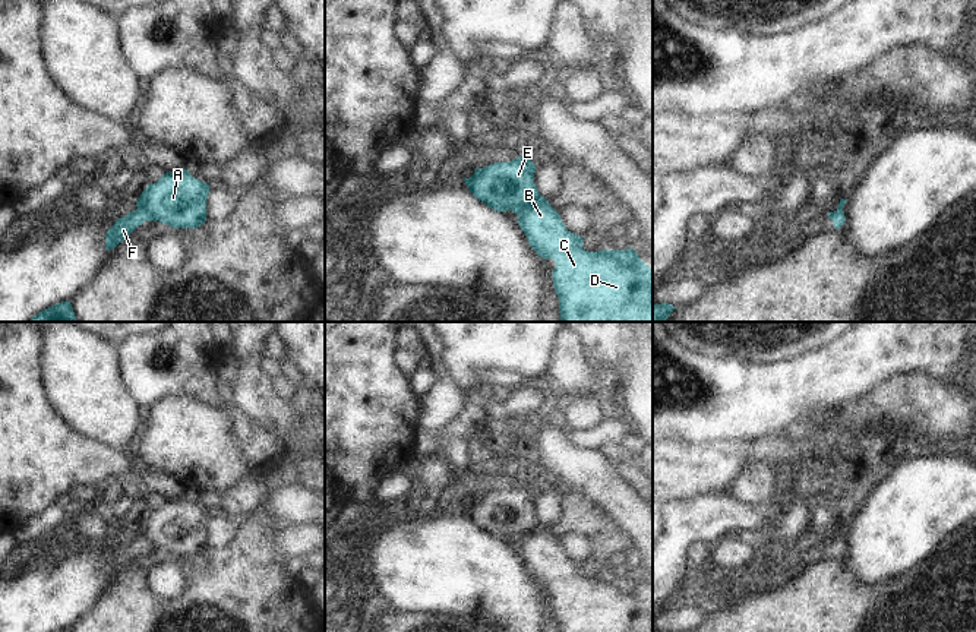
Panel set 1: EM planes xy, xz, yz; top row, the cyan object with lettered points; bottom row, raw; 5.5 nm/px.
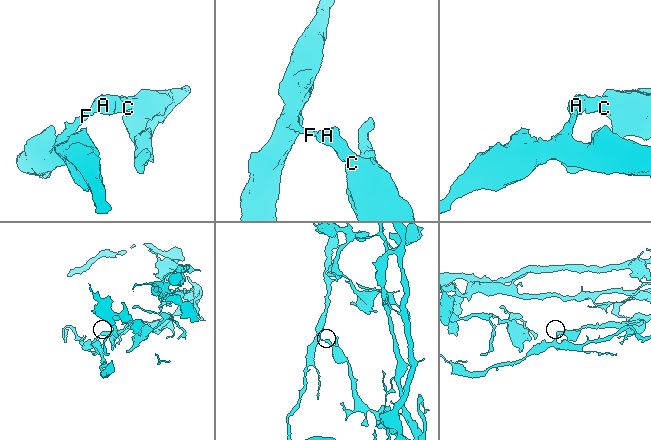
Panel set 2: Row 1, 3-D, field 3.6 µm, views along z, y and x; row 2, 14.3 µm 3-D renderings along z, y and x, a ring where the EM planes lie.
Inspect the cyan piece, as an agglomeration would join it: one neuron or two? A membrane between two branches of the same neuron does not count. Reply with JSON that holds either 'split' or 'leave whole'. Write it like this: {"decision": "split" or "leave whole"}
{"decision": "split"}

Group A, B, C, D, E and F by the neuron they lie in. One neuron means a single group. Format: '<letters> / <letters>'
A B C D E / F

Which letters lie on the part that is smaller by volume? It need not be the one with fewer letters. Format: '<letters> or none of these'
F.

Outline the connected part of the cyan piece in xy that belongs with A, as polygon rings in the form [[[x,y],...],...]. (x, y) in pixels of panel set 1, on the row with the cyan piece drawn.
[[[189,170],[165,173],[157,183],[148,184],[136,200],[145,221],[159,221],[174,228],[198,228],[206,221],[209,184],[190,176]]]

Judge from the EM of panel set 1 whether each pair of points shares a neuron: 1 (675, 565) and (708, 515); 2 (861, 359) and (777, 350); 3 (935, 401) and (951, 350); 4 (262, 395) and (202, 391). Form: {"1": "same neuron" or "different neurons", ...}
{"1": "same neuron", "2": "different neurons", "3": "different neurons", "4": "different neurons"}

